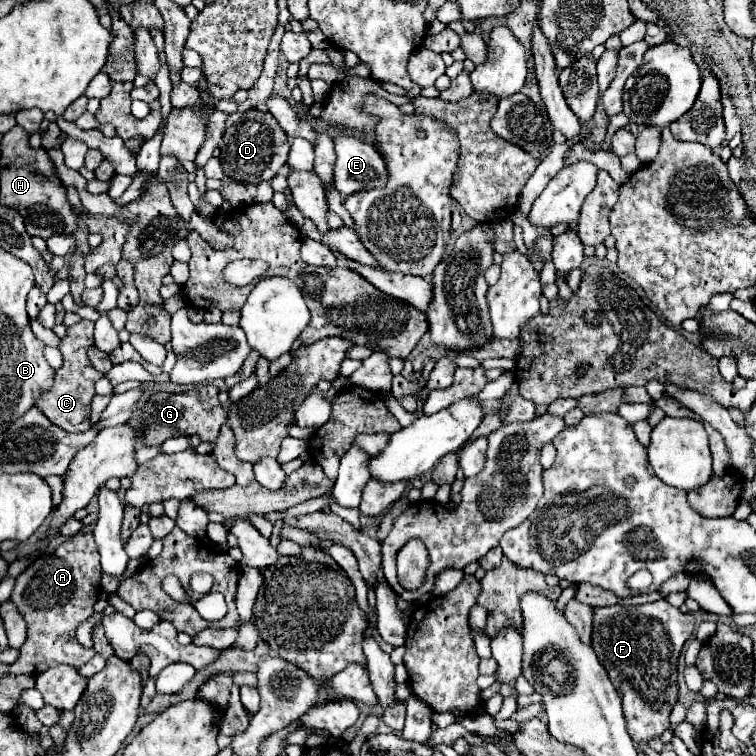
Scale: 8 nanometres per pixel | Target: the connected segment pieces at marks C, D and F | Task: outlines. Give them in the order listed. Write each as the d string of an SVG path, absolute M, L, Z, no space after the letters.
M80 320L74 326L68 326L68 334L60 340L58 350L64 356L62 368L54 374L54 384L50 390L42 392L36 400L36 408L56 426L66 432L86 432L90 428L90 400L96 394L94 384L102 378L102 374L92 366L88 358L88 350L94 346L94 322Z
M248 110L244 114L238 114L234 122L226 128L220 144L222 168L226 176L242 184L260 184L264 180L272 180L278 170L286 164L288 152L290 140L286 132L280 128L280 124L270 112L262 110Z
M666 600L640 606L594 608L592 648L618 690L634 742L646 742L670 728L668 716L678 696L676 664L684 642L694 632L694 616L684 614Z

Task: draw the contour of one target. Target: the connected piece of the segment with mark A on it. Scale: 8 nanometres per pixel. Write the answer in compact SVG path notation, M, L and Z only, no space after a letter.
M90 530L78 532L76 536L56 546L52 552L42 554L40 560L34 560L16 578L12 602L26 620L28 636L20 648L20 658L10 668L10 674L38 676L54 664L80 668L94 656L92 648L86 648L76 640L76 628L94 612L94 604L102 592L100 578L100 554Z

